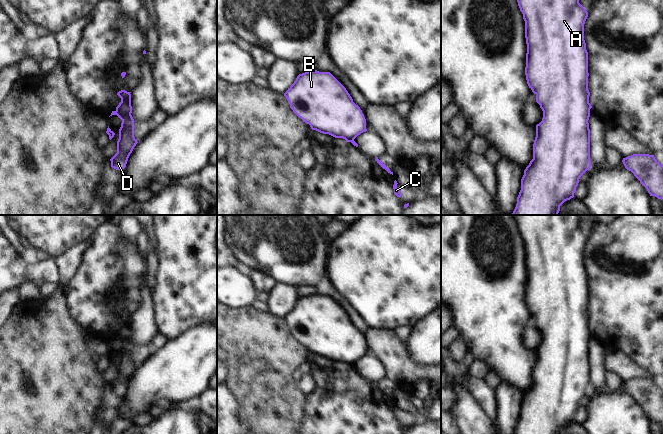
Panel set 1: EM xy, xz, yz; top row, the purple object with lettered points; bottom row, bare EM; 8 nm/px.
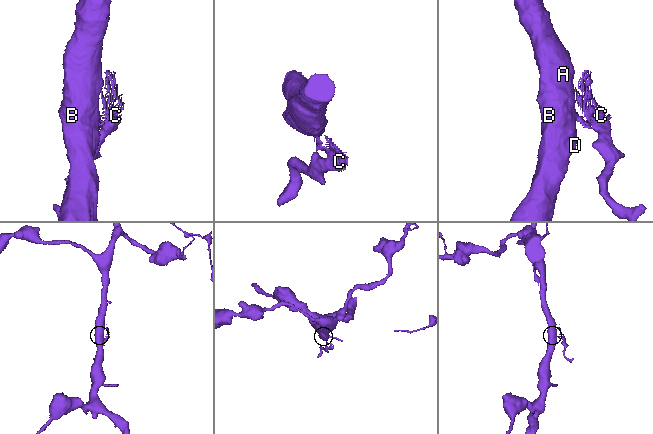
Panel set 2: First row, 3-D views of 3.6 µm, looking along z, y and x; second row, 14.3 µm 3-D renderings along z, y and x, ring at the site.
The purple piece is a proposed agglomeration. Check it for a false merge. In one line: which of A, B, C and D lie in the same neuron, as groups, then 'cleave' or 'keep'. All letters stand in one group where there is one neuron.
groups A B D / C; cleave

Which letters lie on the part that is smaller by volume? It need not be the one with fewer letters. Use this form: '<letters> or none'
C

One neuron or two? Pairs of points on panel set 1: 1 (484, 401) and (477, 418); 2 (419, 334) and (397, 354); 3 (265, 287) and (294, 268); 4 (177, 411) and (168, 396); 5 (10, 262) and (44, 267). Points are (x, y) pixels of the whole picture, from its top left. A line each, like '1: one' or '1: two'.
1: two
2: two
3: two
4: two
5: one

